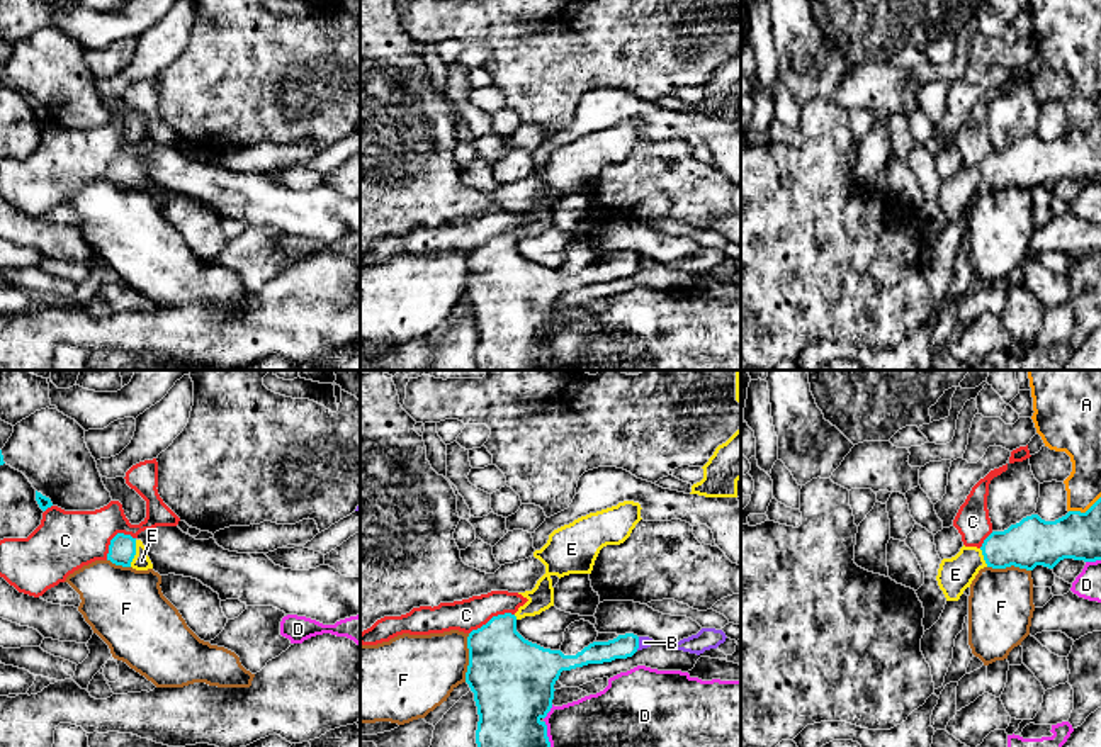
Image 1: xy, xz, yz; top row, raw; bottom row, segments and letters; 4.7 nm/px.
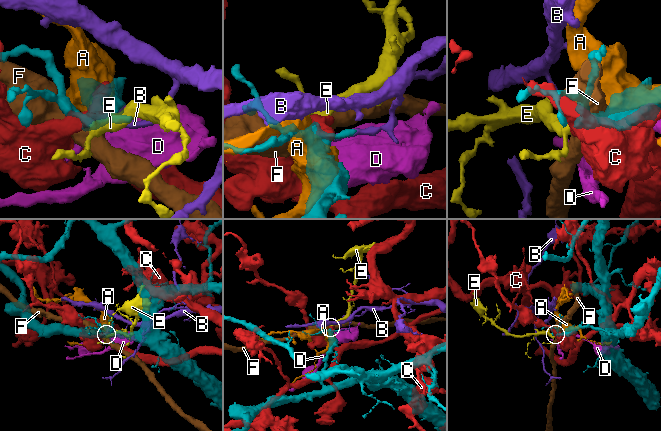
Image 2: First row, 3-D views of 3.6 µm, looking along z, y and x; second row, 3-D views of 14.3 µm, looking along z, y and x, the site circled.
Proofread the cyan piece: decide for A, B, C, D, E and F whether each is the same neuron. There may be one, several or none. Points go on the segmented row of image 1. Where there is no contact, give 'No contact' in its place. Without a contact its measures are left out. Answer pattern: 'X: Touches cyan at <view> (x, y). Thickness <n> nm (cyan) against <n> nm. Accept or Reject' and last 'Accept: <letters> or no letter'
A: Touches cyan at yz (1086, 511). Thickness 220 nm (cyan) against 170 nm. Reject
B: Touches cyan at xz (638, 644). Thickness 110 nm (cyan) against 60 nm. Reject
C: Touches cyan at xz (493, 617). Thickness 340 nm (cyan) against 150 nm. Reject
D: Touches cyan at yz (1093, 561). Thickness 220 nm (cyan) against 130 nm. Reject
E: Touches cyan at xy (135, 554). Thickness 130 nm (cyan) against 80 nm. Accept
F: Touches cyan at xz (469, 657). Thickness 380 nm (cyan) against 360 nm. Reject
Accept: E

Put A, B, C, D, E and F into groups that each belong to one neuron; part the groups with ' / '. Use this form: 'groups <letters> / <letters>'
groups A / B / C / D / E / F

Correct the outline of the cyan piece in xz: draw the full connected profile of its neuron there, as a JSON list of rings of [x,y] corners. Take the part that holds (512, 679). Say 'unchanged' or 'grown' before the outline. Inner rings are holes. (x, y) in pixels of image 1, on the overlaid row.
grown | [[[624,501],[617,506],[590,513],[554,530],[547,543],[534,552],[534,557],[545,565],[545,574],[532,591],[518,593],[528,601],[515,615],[493,616],[486,625],[472,630],[467,637],[469,666],[466,682],[474,693],[477,706],[477,747],[550,747],[544,718],[552,708],[554,684],[562,671],[588,664],[603,664],[615,659],[632,657],[639,649],[639,637],[634,633],[618,635],[608,642],[593,642],[576,655],[564,655],[561,650],[544,649],[525,640],[517,632],[517,621],[535,616],[554,606],[552,576],[559,579],[569,574],[591,574],[600,550],[607,545],[624,543],[641,518],[641,504]]]

